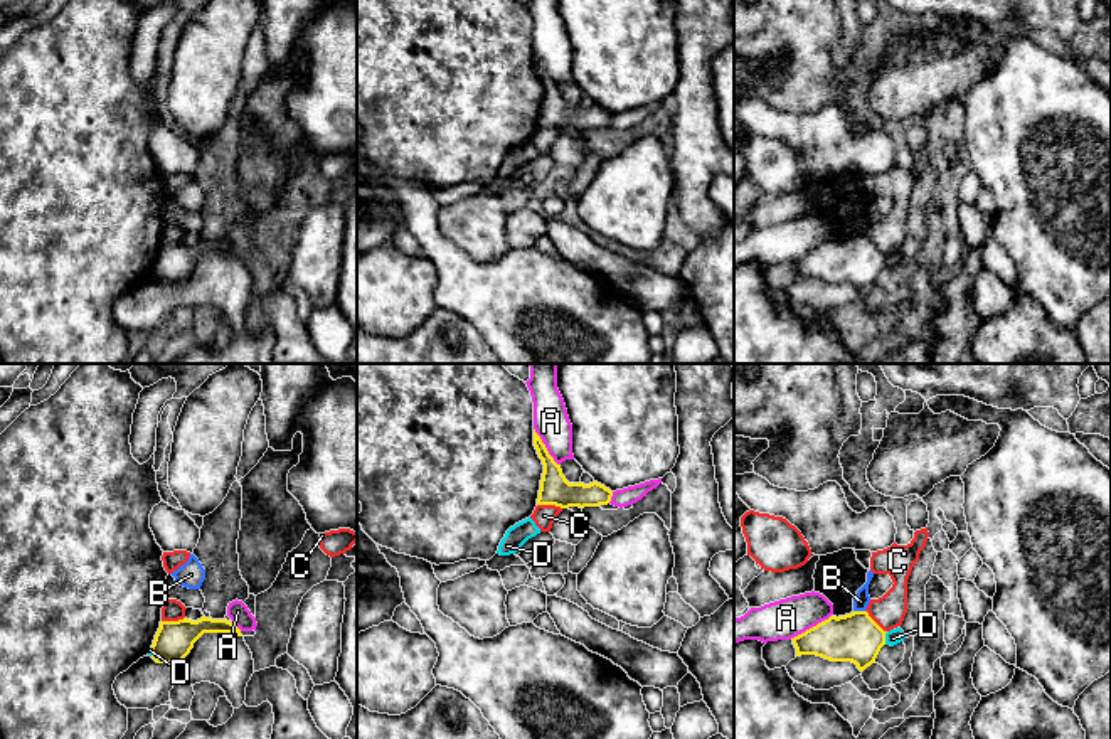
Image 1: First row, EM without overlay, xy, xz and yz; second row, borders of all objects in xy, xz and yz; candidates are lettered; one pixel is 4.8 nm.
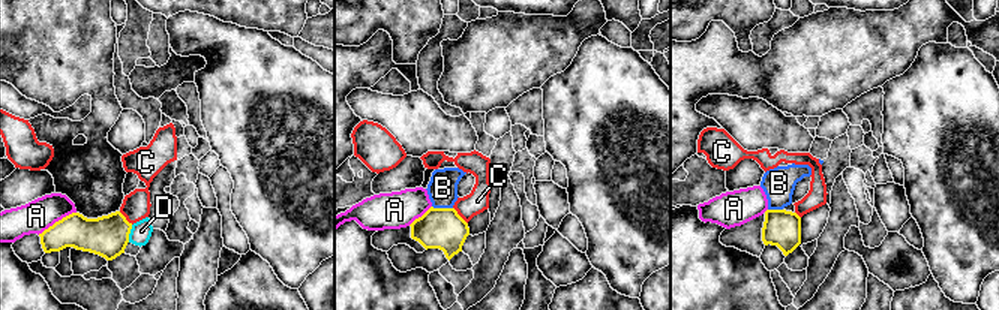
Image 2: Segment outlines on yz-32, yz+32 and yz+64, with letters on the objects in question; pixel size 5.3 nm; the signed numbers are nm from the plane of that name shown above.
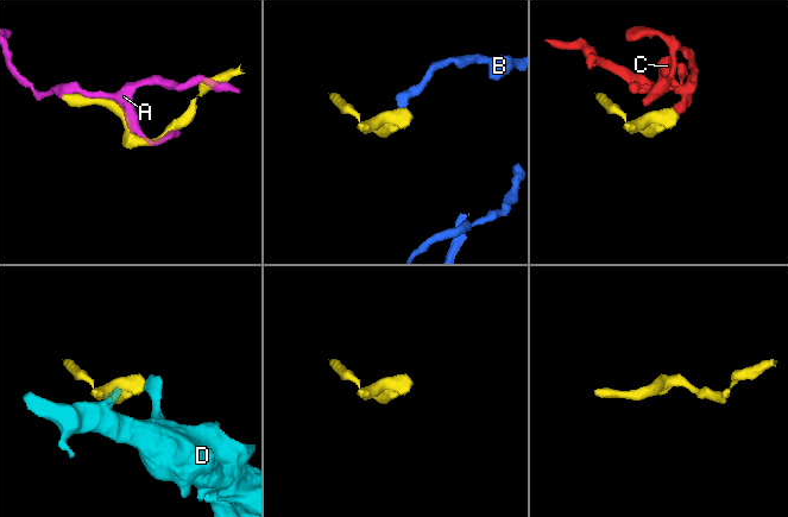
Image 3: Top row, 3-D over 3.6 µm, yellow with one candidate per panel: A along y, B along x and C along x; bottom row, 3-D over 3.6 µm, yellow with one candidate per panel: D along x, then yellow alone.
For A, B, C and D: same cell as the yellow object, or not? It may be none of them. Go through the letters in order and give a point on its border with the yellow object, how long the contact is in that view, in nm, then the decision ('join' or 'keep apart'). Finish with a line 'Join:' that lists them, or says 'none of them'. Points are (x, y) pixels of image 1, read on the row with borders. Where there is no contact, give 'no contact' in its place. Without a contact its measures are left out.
A: yz (810, 628) | 240 nm | keep apart
B: yz (859, 611) | 60 nm | keep apart
C: xz (549, 504) | 120 nm | keep apart
D: yz (884, 638) | 70 nm | keep apart
Join: none of them

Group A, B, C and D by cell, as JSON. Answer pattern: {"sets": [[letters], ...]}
{"sets": [["A"], ["B", "C"], ["D"]]}

